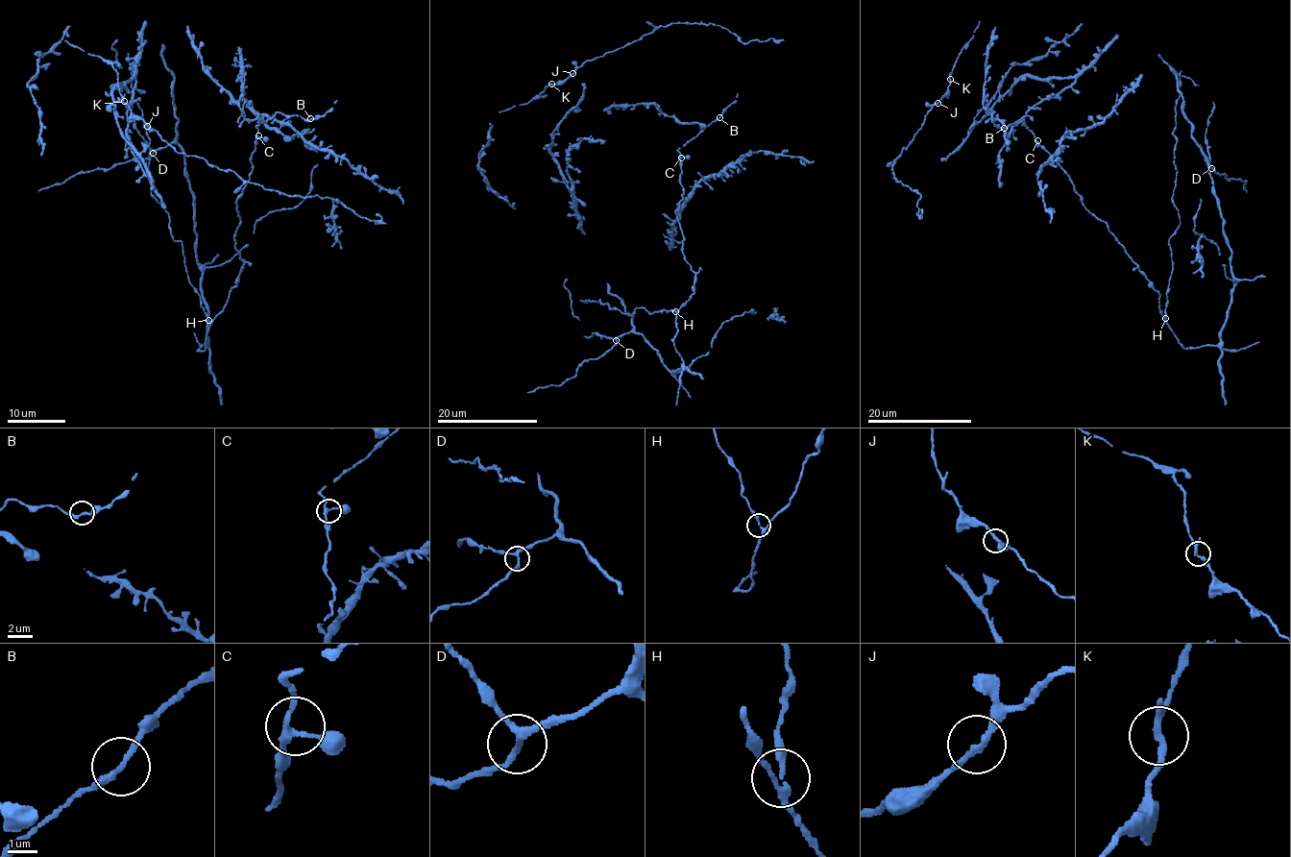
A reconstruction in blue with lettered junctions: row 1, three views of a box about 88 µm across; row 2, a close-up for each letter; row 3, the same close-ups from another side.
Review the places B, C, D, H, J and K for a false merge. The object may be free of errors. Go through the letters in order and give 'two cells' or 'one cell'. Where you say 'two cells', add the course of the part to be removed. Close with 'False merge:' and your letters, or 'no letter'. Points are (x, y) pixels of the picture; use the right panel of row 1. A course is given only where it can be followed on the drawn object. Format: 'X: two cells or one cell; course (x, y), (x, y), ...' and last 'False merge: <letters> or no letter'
B: one cell
C: one cell
D: one cell
H: one cell
J: one cell
K: one cell
False merge: no letter

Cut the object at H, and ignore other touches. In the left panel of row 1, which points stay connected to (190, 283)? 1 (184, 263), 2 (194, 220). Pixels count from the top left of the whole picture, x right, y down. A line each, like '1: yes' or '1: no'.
1: yes
2: no

